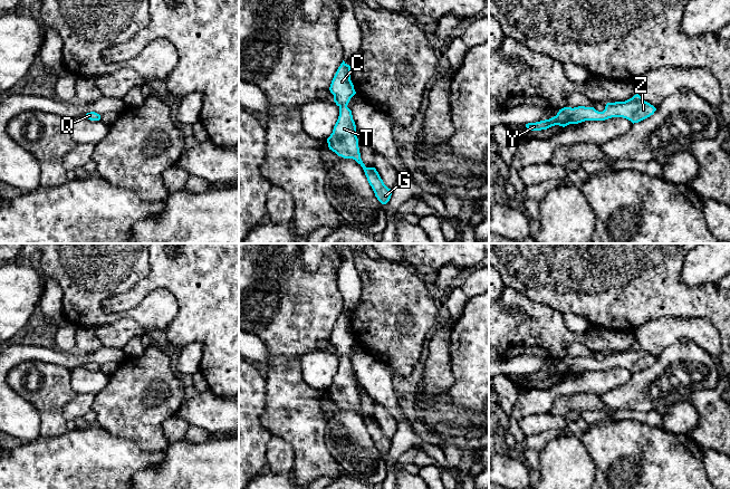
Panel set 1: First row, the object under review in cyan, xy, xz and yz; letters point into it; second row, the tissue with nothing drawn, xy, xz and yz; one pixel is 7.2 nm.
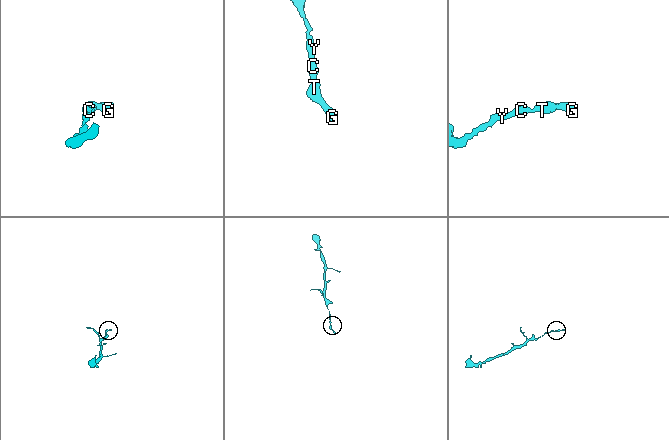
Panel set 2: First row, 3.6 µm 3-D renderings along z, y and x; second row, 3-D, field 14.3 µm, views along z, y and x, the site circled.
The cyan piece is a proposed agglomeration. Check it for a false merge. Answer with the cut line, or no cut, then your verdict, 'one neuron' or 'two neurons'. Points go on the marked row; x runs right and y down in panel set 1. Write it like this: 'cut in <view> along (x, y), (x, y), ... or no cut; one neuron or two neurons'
no cut; one neuron

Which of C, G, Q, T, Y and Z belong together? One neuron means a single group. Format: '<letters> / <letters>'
C G Q T Y Z

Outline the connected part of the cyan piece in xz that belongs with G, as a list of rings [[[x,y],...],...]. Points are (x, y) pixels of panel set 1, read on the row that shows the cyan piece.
[[[344,60],[332,80],[329,90],[334,95],[334,102],[339,107],[338,119],[333,133],[327,138],[329,150],[344,159],[355,160],[363,167],[377,200],[382,204],[386,204],[391,199],[392,190],[384,184],[376,169],[366,167],[361,159],[356,125],[352,111],[347,107],[356,92],[350,80],[350,66]]]

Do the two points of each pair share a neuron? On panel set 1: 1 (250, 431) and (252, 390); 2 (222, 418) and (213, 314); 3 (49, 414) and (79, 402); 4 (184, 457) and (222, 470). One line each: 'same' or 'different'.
1: same
2: different
3: different
4: same

